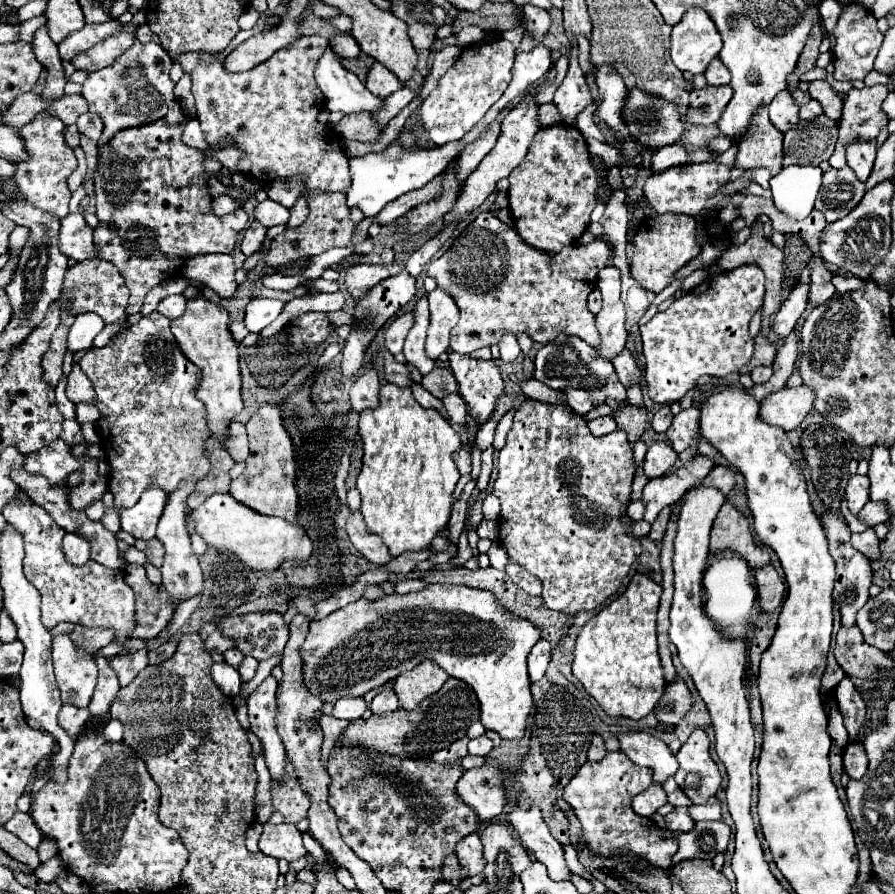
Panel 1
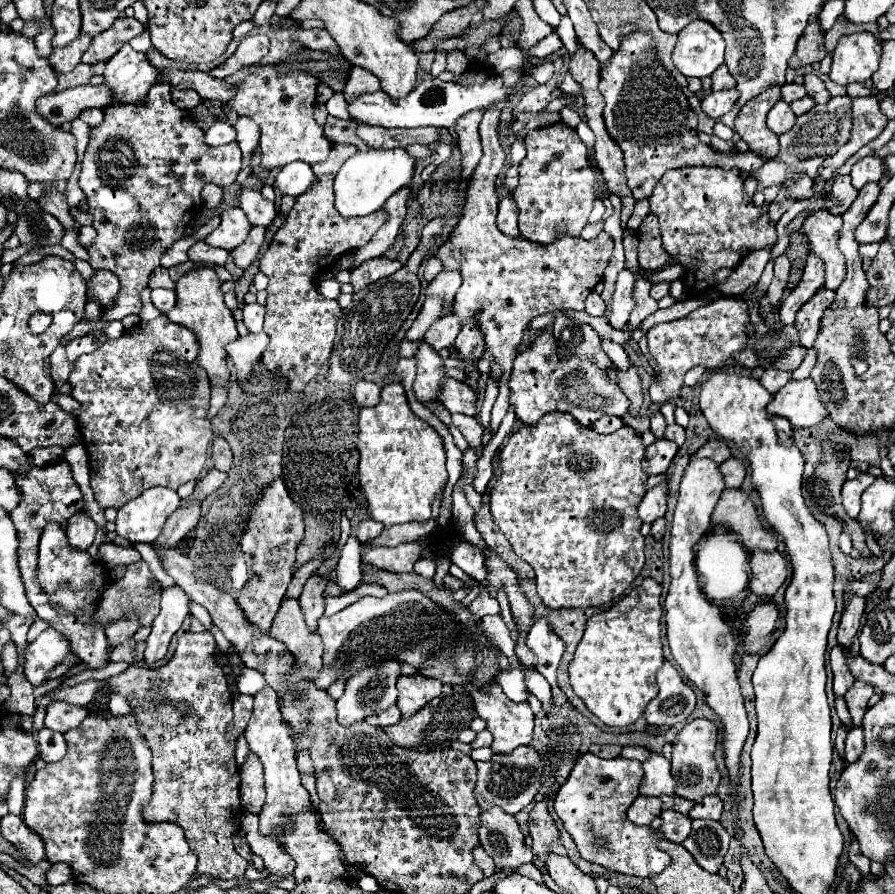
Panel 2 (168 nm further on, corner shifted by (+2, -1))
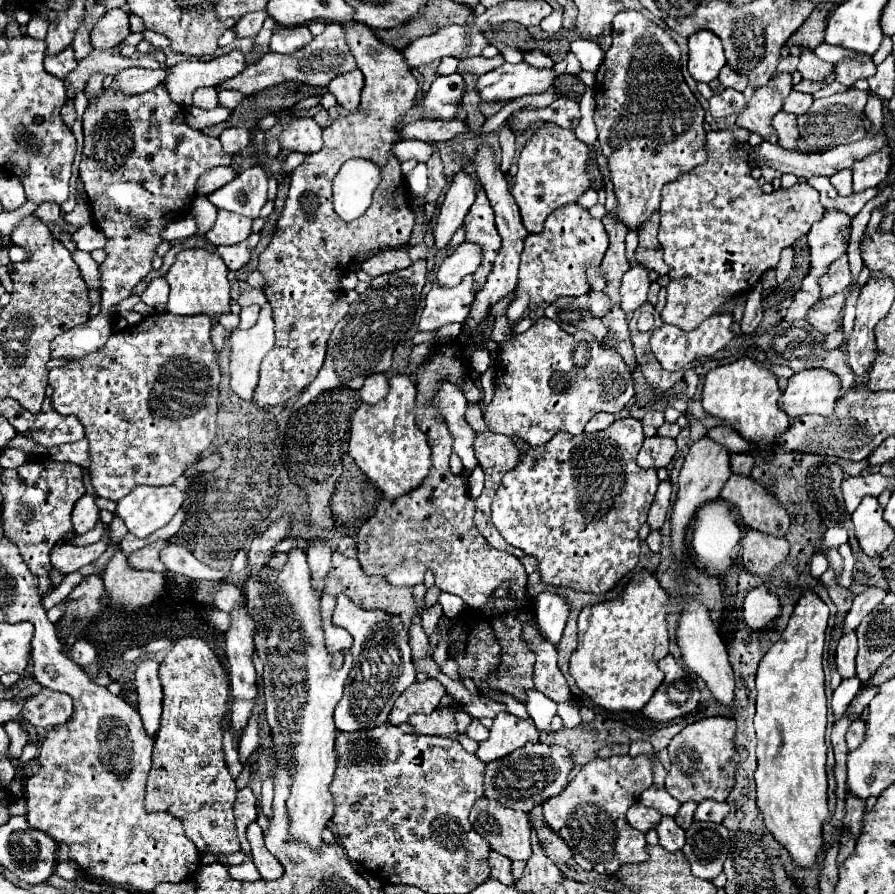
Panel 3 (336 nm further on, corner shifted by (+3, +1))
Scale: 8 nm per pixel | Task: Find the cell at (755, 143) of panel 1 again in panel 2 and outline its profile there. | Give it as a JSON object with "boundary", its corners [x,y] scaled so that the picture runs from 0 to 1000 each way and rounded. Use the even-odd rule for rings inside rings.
{"boundary":[[[863,96],[854,105],[836,112],[822,130],[822,148],[836,161],[836,168],[856,179],[869,172],[869,152],[856,143],[856,128],[869,112],[872,96]]]}

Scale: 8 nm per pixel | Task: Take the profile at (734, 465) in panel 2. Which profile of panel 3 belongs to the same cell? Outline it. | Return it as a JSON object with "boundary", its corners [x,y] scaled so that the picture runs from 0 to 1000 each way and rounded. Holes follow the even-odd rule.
{"boundary":[[[819,508],[817,510],[817,528],[819,530],[837,530],[841,523],[839,508]]]}

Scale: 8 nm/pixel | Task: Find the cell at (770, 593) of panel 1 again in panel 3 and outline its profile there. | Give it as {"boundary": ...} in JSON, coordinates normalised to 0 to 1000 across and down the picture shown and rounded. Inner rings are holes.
{"boundary":[[[835,593],[828,602],[828,626],[832,638],[846,644],[857,644],[868,633],[873,633],[882,620],[879,602],[853,597],[846,593]]]}

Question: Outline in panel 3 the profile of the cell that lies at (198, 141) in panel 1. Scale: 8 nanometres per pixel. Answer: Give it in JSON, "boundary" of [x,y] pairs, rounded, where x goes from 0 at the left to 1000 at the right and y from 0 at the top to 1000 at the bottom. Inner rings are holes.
{"boundary":[[[254,143],[249,145],[249,150],[245,152],[247,161],[249,161],[249,168],[254,172],[263,172],[263,170],[274,170],[280,161],[280,148],[276,143]]]}

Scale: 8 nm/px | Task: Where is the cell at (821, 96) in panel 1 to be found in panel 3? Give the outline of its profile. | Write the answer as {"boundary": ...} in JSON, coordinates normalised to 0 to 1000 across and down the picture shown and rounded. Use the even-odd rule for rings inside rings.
{"boundary":[[[895,54],[895,63],[893,63],[891,78],[902,89],[920,89],[922,85],[926,85],[931,81],[931,72],[915,67],[908,56]]]}

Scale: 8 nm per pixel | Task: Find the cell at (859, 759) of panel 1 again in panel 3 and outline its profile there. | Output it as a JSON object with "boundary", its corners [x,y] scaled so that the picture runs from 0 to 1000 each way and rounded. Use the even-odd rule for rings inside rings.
{"boundary":[[[964,805],[951,808],[951,812],[946,817],[946,834],[951,839],[955,839],[964,828],[966,828],[966,808]]]}

